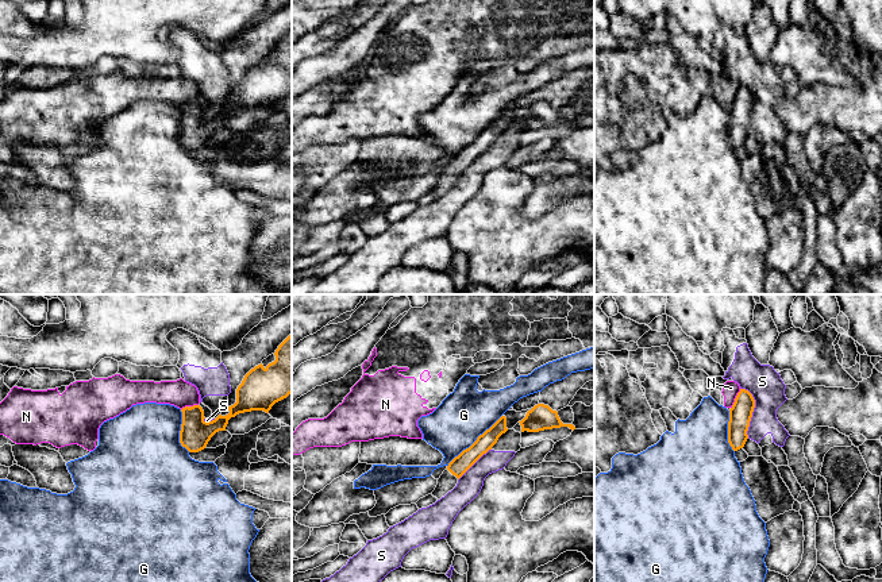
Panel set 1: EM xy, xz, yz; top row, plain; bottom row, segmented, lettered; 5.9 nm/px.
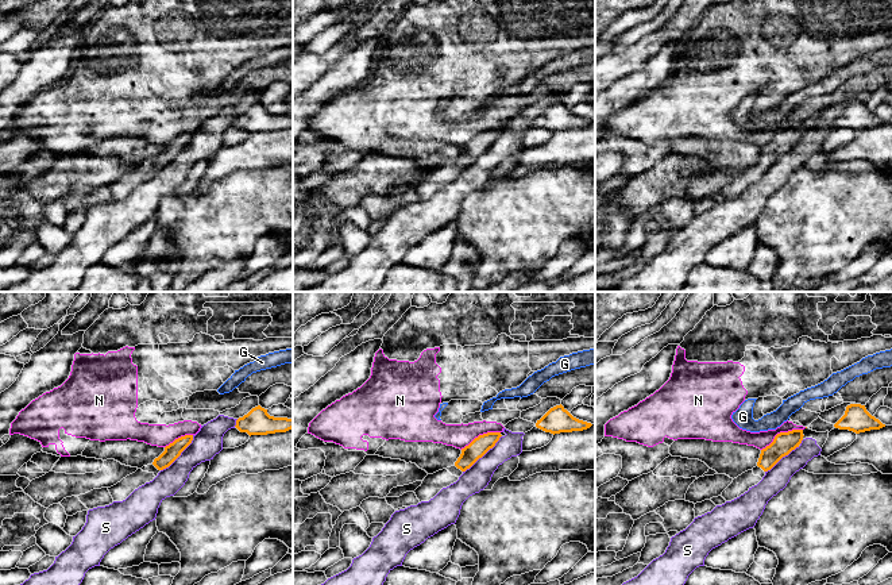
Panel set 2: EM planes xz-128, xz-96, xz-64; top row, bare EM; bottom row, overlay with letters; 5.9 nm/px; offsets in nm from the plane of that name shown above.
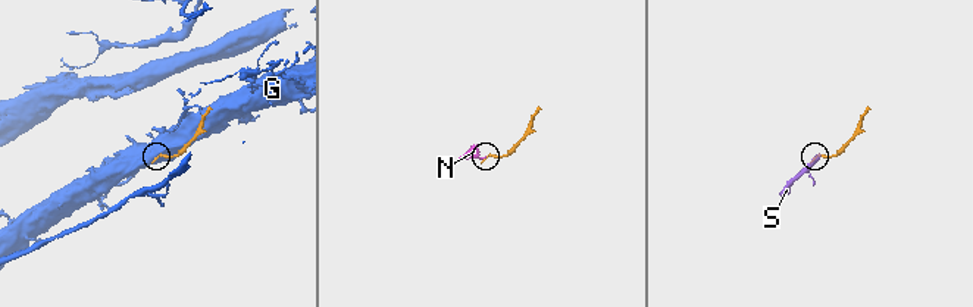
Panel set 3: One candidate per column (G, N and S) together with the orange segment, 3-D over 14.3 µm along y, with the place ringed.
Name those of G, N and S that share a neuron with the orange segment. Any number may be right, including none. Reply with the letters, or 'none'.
none

